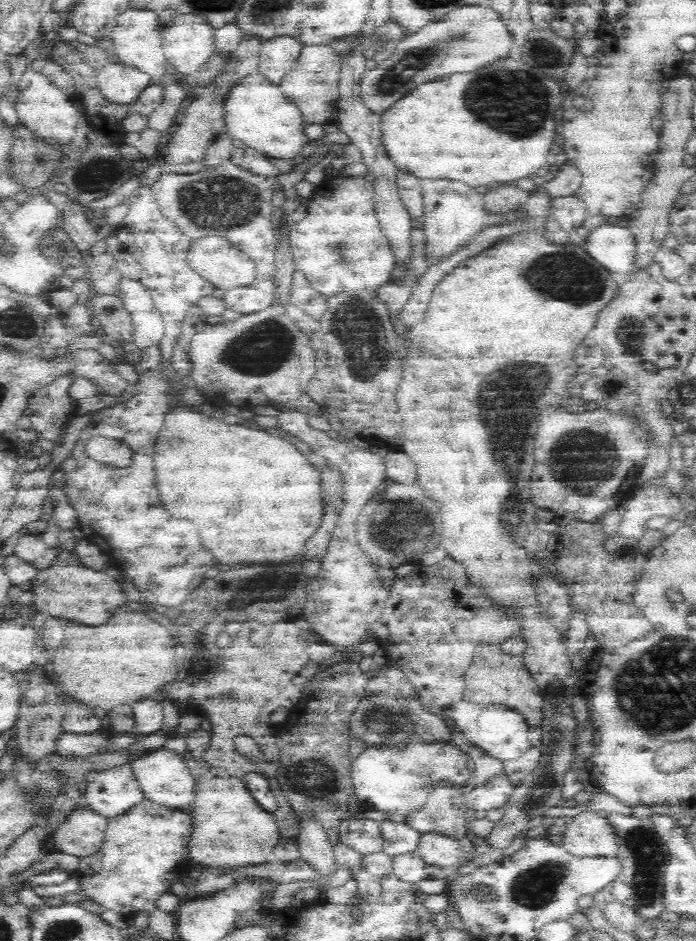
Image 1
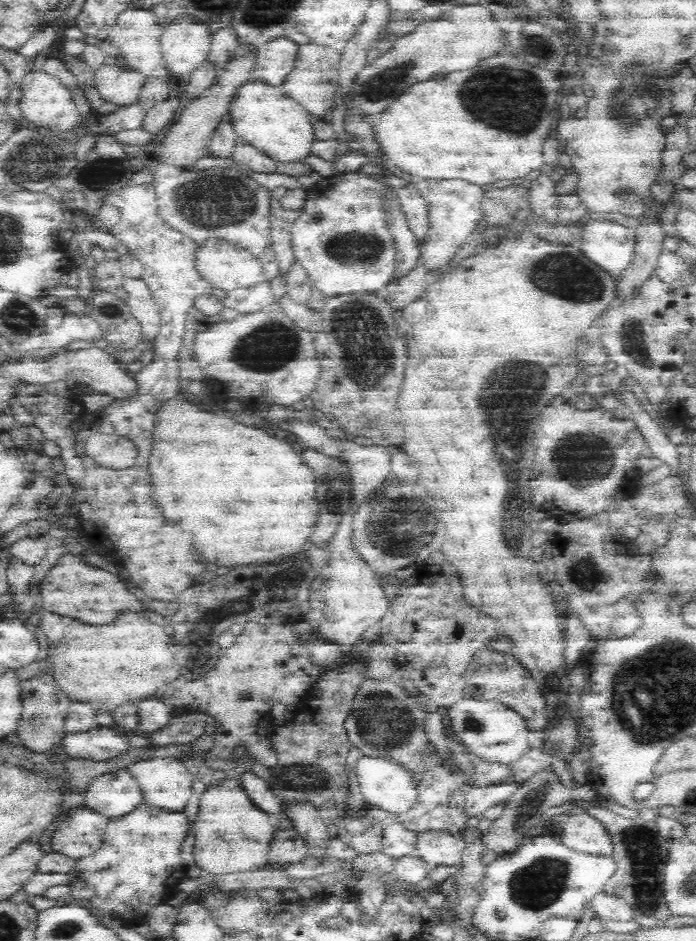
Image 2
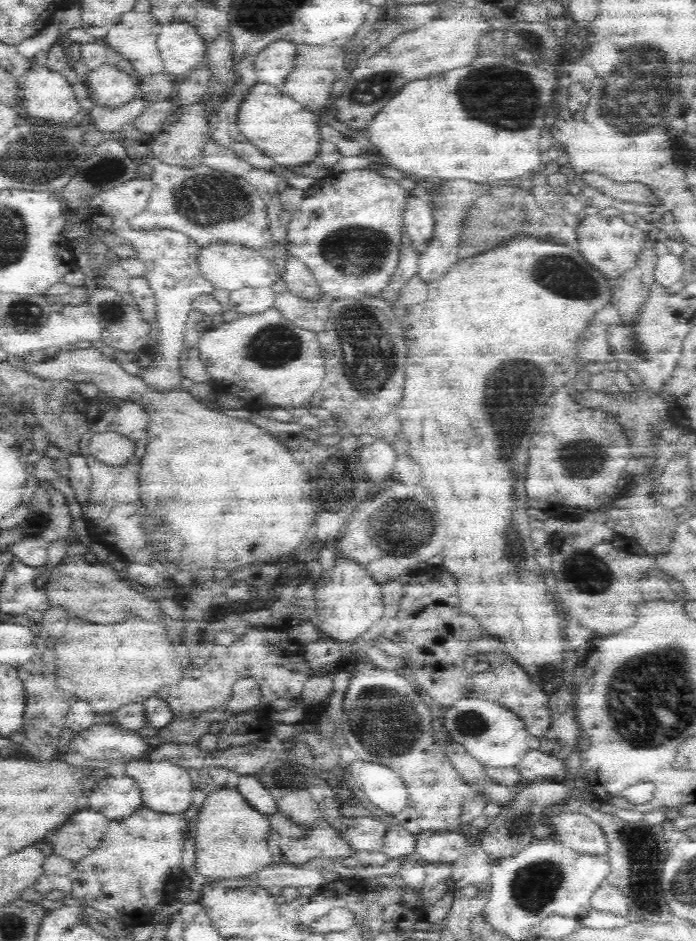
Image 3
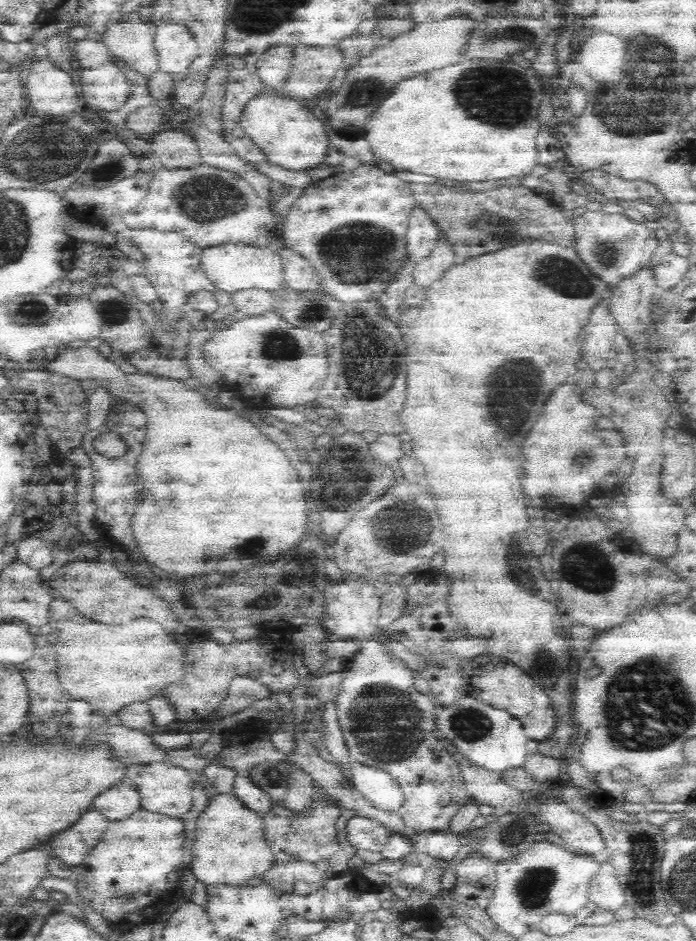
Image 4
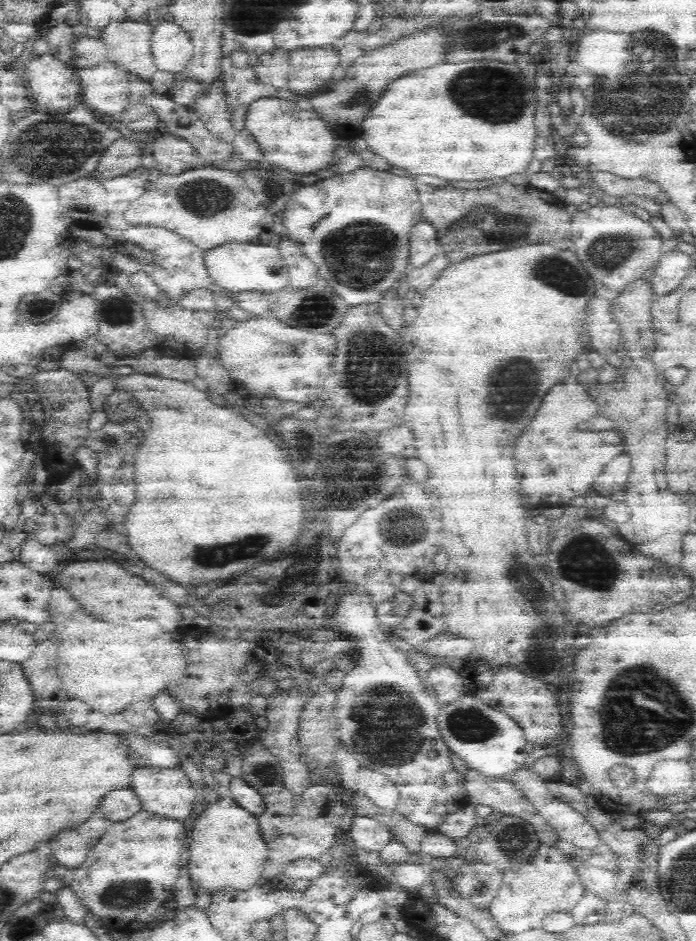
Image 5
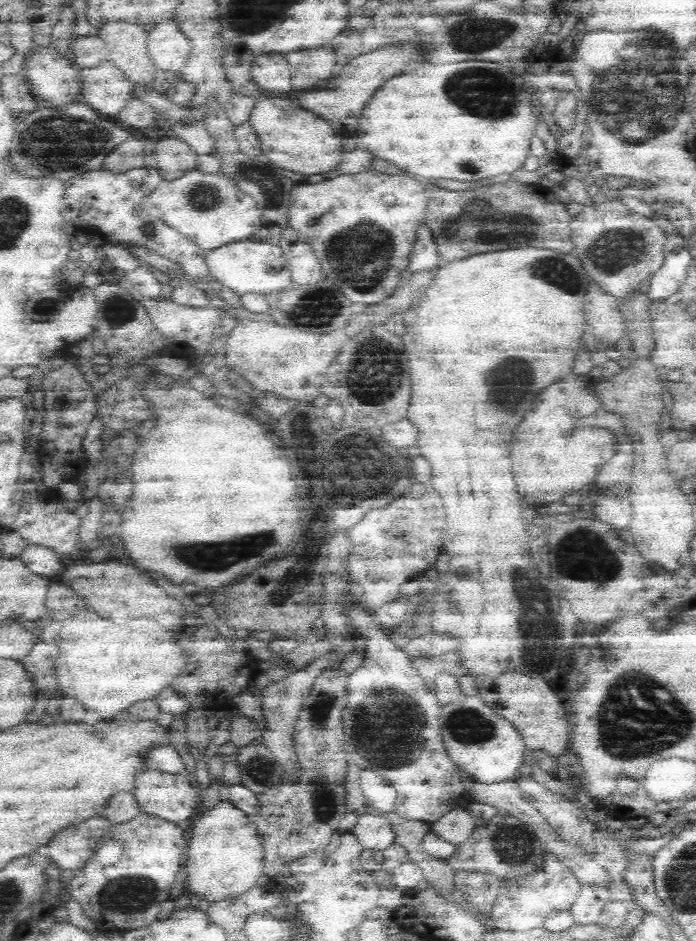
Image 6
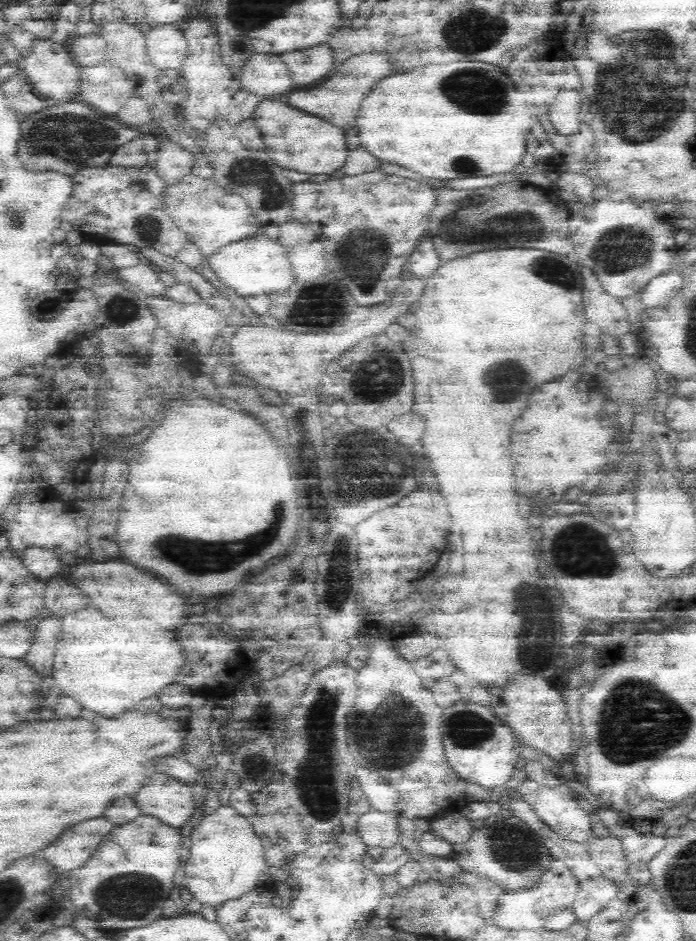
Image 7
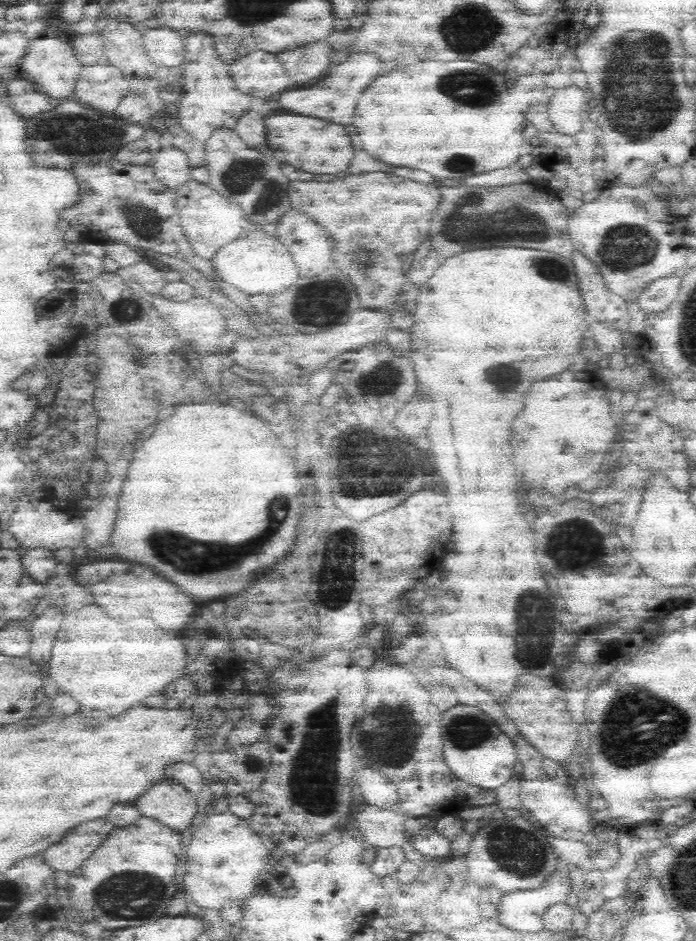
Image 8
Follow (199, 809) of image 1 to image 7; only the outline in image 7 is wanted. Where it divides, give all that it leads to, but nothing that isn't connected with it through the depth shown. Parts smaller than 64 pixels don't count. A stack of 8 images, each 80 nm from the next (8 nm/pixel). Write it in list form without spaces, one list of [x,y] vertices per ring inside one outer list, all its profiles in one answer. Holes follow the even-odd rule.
[[[210,803],[203,810],[196,819],[202,822],[192,830],[190,856],[184,866],[186,888],[190,894],[180,896],[180,900],[210,913],[220,904],[244,896],[270,878],[263,842],[248,817],[240,816],[229,805]],[[266,870],[268,874],[262,874]]]

